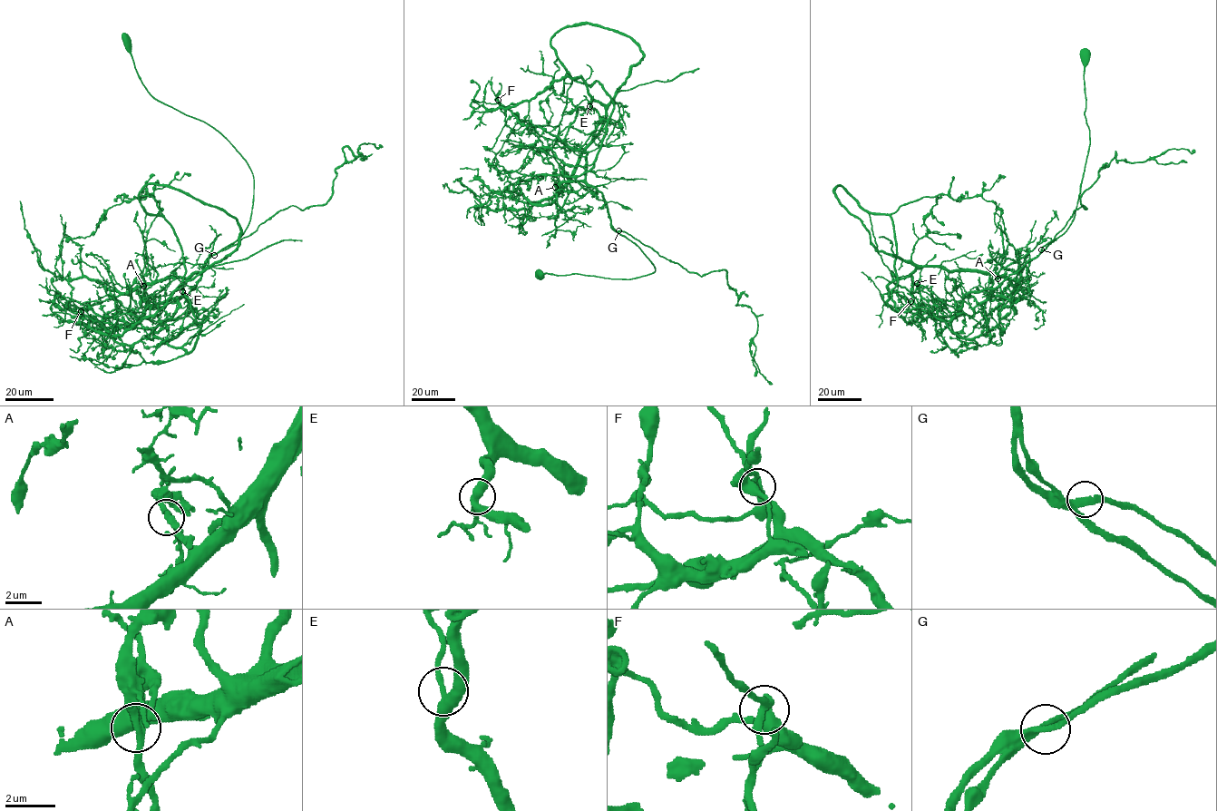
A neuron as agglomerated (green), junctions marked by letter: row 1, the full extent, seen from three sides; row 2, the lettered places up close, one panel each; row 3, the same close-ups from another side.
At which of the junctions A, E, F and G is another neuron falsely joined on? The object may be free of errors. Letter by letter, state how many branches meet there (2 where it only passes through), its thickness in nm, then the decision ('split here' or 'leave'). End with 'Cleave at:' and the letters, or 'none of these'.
A: 3 | 260 nm | leave
E: 3 | 280 nm | leave
F: 3 | 320 nm | split here
G: 3 | 260 nm | leave
Cleave at: F

